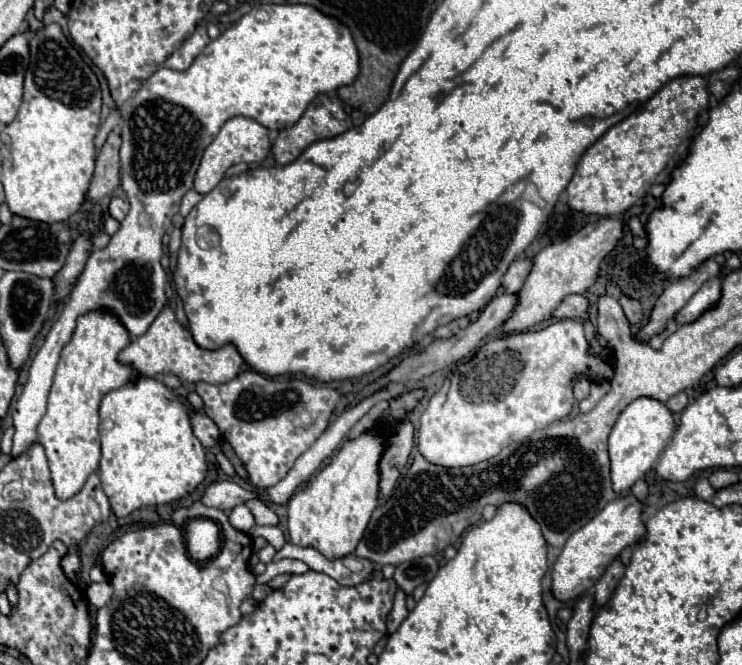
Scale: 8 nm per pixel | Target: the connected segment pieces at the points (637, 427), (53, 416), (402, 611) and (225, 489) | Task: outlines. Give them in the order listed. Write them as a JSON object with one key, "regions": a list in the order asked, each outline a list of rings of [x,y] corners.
{"regions":[[[[637,398],[619,414],[617,424],[609,434],[611,478],[613,478],[613,490],[617,494],[627,492],[639,478],[643,478],[653,468],[667,440],[671,440],[673,432],[675,432],[675,420],[671,410],[655,398]]],[[[101,308],[77,318],[75,332],[61,352],[47,400],[47,412],[37,426],[37,442],[45,448],[55,494],[61,500],[77,494],[87,476],[99,466],[99,402],[107,392],[125,386],[131,378],[133,368],[117,360],[119,352],[129,346],[129,342],[129,332],[119,316]]],[[[397,590],[393,610],[391,610],[389,618],[387,618],[387,628],[389,628],[389,634],[391,634],[391,632],[395,632],[395,630],[399,628],[399,624],[407,618],[407,614],[409,614],[409,612],[407,612],[407,608],[405,608],[405,594],[403,594],[403,590]]],[[[221,480],[221,482],[213,482],[211,486],[207,486],[201,502],[205,506],[213,506],[213,508],[231,512],[235,506],[243,504],[245,500],[249,500],[253,496],[255,496],[253,492],[241,488],[239,484],[235,484],[231,480]]]]}

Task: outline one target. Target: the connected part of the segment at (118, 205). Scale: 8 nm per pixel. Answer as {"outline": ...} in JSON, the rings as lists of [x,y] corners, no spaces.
{"outline":[[[111,198],[111,204],[109,204],[109,214],[115,218],[115,220],[123,220],[127,216],[127,210],[129,210],[129,202],[127,200],[121,200],[121,198]]]}

